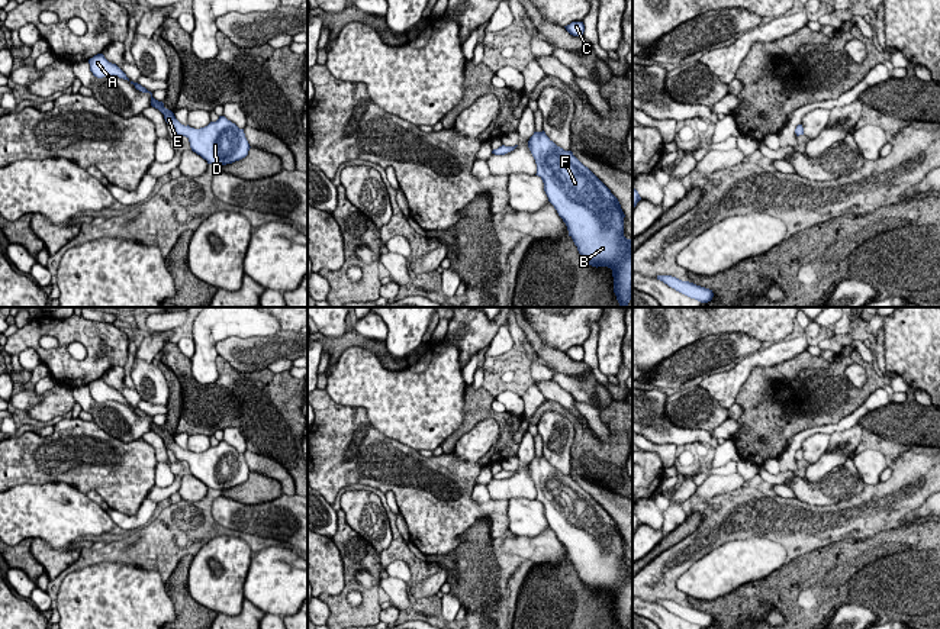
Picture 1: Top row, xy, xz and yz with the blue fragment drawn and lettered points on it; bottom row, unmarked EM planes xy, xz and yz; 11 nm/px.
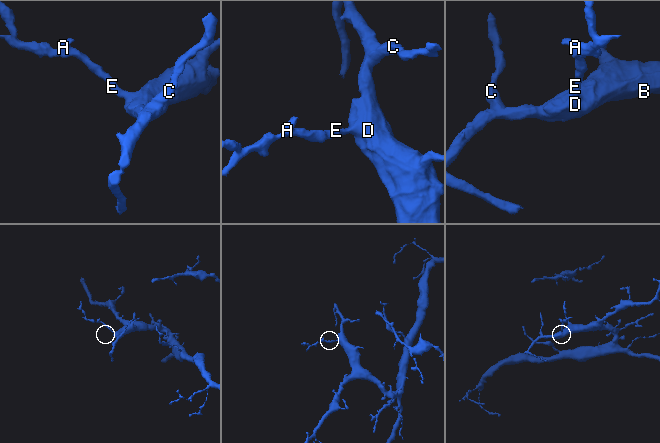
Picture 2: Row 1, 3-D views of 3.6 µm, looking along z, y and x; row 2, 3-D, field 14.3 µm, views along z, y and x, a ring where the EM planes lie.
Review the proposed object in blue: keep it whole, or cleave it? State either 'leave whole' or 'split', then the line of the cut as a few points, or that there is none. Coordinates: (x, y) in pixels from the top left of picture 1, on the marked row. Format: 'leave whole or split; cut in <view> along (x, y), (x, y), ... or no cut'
leave whole; no cut

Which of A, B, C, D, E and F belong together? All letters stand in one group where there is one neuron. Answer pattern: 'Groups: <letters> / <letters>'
Groups: A B C D E F

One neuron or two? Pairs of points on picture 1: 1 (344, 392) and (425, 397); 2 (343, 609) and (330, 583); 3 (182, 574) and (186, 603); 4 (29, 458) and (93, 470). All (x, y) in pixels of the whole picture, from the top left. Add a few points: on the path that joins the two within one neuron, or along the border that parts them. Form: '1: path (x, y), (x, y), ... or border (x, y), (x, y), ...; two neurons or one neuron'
1: path (364, 392), (380, 392), (389, 397), (405, 397); one neuron
2: border (343, 561), (344, 587), (337, 594), (322, 594); two neurons
3: path (180, 581), (180, 596); one neuron
4: path (45, 458), (77, 458); one neuron

